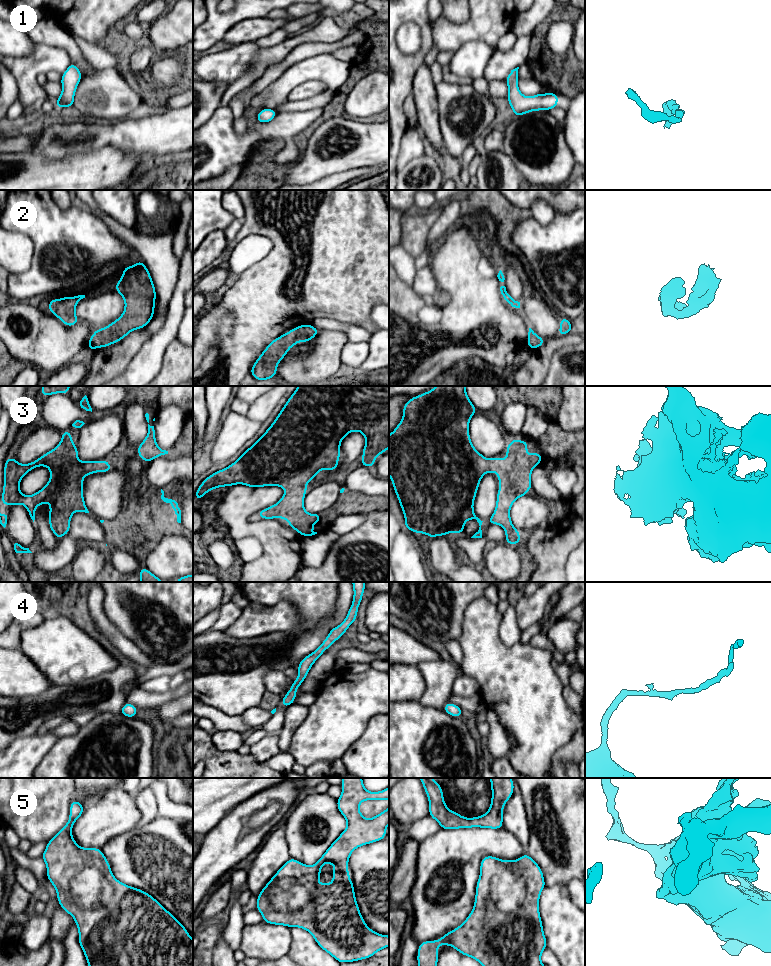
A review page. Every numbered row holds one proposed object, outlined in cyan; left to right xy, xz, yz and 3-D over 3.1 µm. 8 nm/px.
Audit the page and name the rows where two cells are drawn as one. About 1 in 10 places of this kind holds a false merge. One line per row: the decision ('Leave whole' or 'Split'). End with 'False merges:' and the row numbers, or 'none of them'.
1: Leave whole
2: Leave whole
3: Leave whole
4: Leave whole
5: Leave whole
False merges: none of them

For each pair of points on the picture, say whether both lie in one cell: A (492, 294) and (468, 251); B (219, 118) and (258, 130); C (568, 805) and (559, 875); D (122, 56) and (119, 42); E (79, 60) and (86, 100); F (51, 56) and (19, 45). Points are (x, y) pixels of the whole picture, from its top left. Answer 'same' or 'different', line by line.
A: same
B: same
C: same
D: same
E: different
F: different

